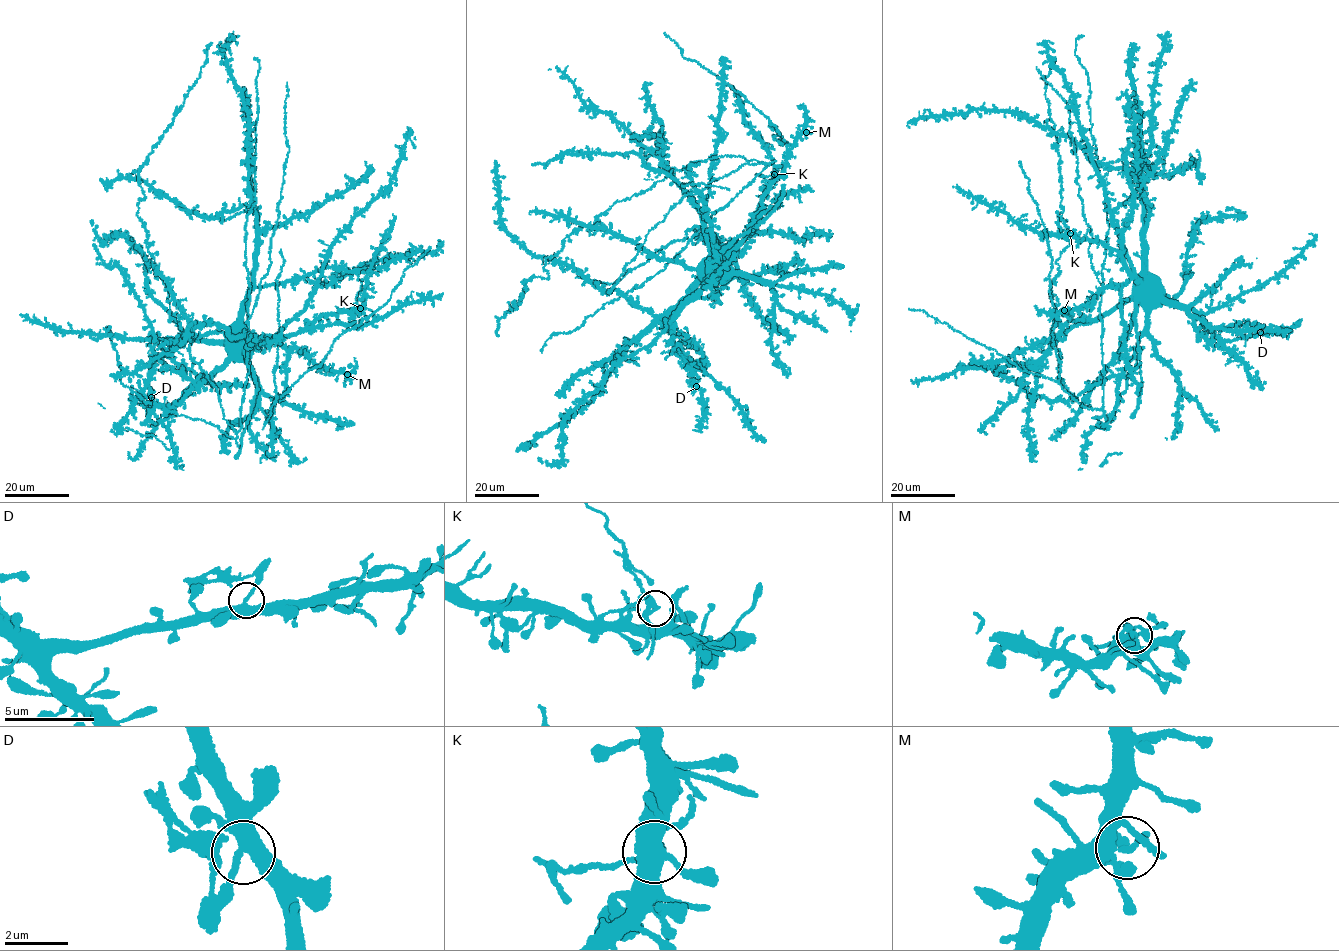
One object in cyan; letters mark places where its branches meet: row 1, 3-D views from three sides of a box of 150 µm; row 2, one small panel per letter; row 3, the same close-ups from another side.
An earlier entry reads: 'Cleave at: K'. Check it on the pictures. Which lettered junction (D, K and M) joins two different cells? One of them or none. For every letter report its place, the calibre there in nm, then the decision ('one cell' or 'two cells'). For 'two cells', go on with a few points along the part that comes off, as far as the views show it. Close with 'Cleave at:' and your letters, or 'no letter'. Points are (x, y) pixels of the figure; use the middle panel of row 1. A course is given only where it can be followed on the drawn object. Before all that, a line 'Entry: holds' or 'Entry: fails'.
Entry: holds
D: at (696, 386); 360 nm thick; one cell
K: at (774, 174); 280 nm thick; two cells; foreign part runs (774, 174), (756, 174)
M: at (806, 132); 300 nm thick; one cell
Cleave at: K

